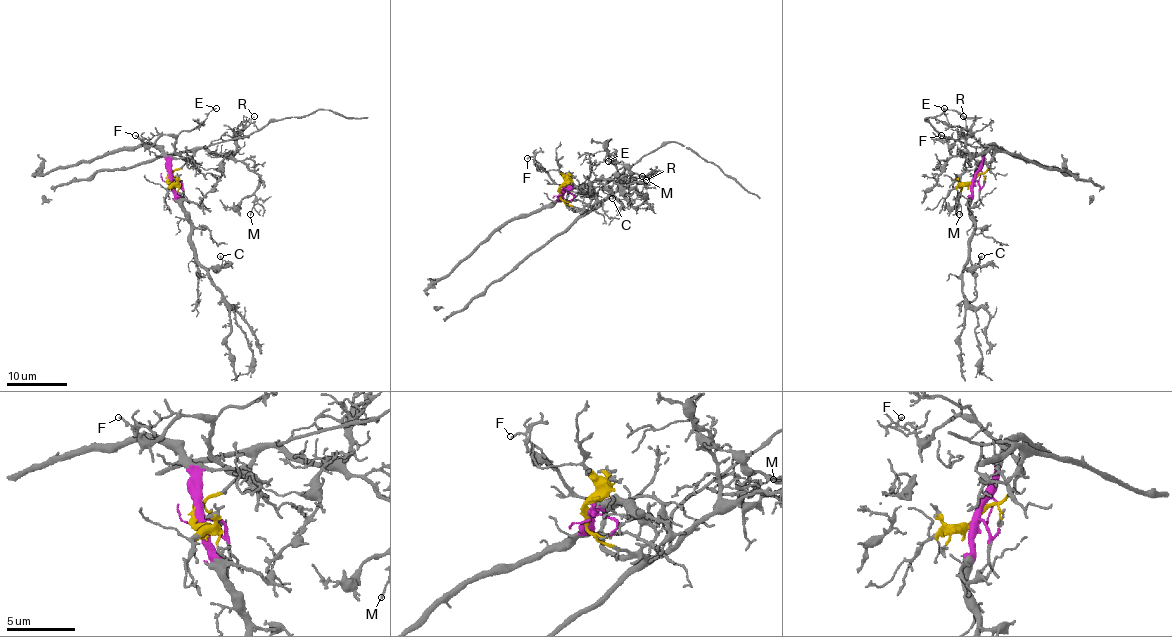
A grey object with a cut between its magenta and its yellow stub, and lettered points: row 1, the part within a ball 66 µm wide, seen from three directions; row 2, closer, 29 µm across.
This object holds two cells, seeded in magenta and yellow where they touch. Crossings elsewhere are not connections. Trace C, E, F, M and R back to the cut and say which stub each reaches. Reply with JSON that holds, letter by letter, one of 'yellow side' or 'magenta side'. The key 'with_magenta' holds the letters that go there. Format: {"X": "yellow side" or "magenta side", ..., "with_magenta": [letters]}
{"C": "magenta side", "E": "yellow side", "F": "yellow side", "M": "yellow side", "R": "yellow side", "with_magenta": ["C"]}

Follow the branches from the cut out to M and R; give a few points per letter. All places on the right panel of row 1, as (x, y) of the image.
M: (974, 178), (988, 169), (991, 148), (967, 161), (965, 172), (961, 177), (959, 214)
R: (974, 178), (988, 169), (992, 149), (976, 155), (968, 151), (970, 130), (964, 116)

